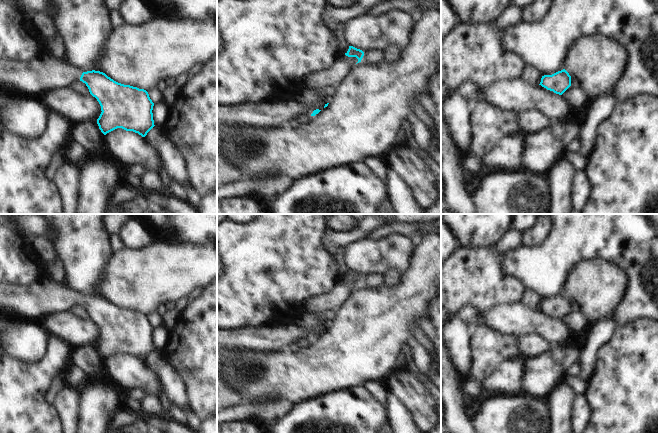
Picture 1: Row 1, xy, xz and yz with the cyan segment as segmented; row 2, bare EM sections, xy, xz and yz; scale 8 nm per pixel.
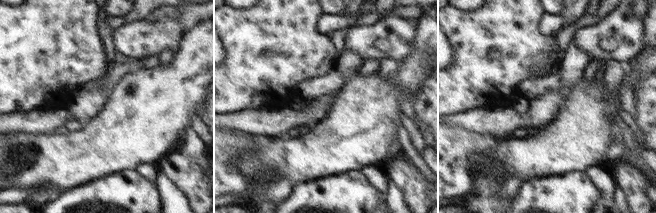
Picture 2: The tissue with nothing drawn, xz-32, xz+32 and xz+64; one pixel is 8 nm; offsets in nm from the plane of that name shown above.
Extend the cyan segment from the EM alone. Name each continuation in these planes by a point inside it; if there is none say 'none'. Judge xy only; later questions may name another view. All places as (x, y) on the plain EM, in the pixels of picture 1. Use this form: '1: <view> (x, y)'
1: xy (36, 301).

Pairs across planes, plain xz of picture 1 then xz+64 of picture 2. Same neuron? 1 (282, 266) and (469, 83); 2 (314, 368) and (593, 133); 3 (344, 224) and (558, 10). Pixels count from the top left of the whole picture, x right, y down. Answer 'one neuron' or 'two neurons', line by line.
1: one neuron
2: one neuron
3: one neuron

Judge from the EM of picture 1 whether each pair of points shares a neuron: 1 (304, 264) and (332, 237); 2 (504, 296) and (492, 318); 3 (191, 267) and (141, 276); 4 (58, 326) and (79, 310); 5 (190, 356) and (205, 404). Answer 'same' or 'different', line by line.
1: different
2: different
3: same
4: different
5: same

